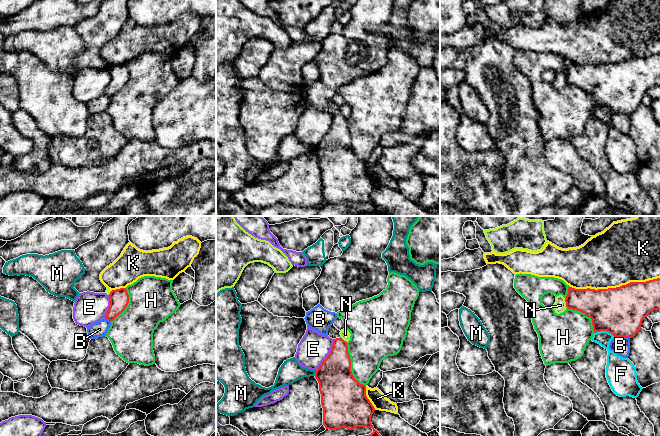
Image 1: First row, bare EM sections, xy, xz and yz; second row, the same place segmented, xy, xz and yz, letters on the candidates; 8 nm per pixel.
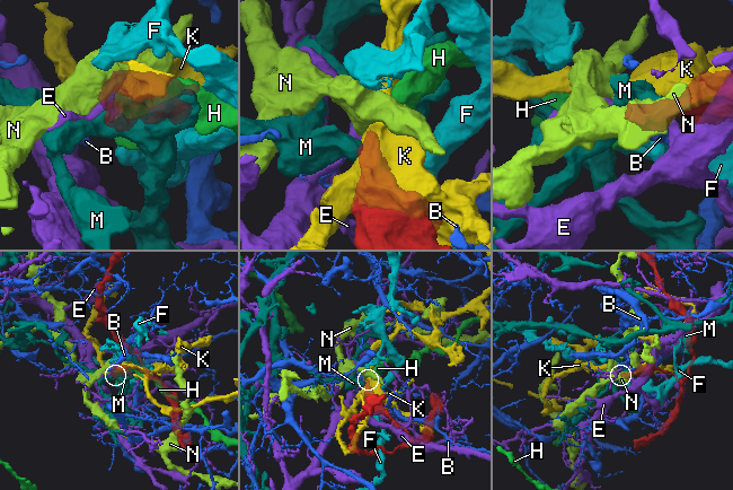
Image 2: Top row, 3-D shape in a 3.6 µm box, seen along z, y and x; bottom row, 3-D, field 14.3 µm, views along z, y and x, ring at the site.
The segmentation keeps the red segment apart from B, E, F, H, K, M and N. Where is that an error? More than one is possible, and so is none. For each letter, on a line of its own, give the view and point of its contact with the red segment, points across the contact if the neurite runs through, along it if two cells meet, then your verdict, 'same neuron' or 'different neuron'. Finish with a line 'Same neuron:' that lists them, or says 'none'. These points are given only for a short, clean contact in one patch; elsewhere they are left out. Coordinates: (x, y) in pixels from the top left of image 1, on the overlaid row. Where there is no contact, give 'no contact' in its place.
B: meets red in yz at (622, 336); different neuron
E: meets red in xz at (328, 355); different neuron
F: meets red in yz at (604, 330); border along yz (594, 332), (608, 331), (614, 337); different neuron
H: meets red in xz at (350, 365); different neuron
K: meets red in yz at (614, 288); different neuron
M: meets red in xz at (315, 373); border along xz (316, 370), (314, 375); different neuron
N: meets red in yz at (566, 303); border along yz (564, 299), (567, 307); different neuron
Same neuron: none

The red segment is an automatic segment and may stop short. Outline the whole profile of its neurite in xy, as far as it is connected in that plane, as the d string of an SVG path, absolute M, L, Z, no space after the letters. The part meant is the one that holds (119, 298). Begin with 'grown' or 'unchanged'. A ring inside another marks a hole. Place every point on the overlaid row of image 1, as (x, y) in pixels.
unchanged; M126 288L112 290L108 295L110 298L110 307L108 308L105 319L113 321L121 314L129 303L129 295Z

